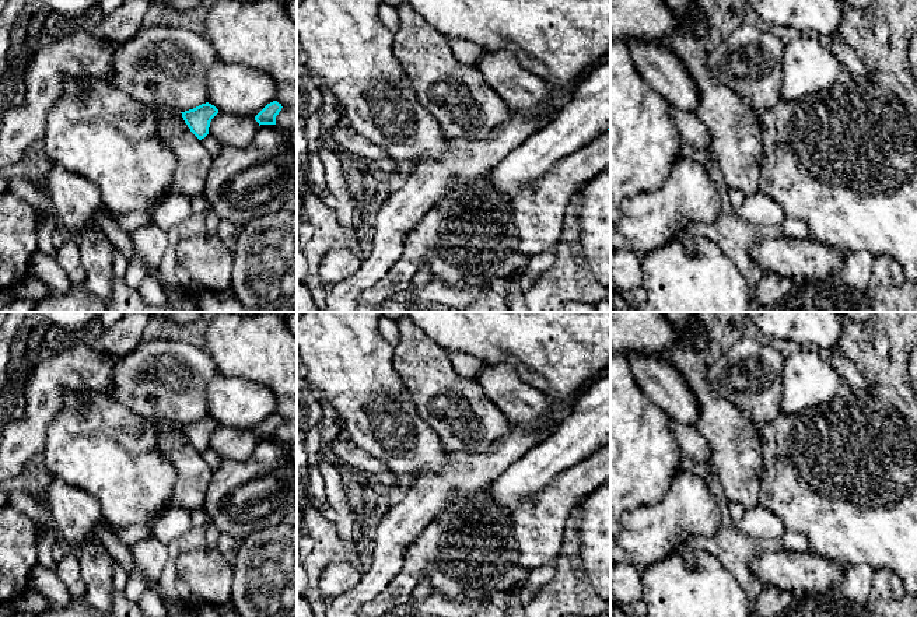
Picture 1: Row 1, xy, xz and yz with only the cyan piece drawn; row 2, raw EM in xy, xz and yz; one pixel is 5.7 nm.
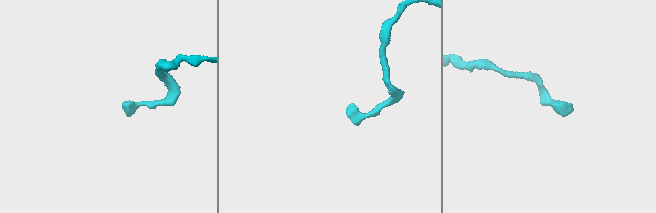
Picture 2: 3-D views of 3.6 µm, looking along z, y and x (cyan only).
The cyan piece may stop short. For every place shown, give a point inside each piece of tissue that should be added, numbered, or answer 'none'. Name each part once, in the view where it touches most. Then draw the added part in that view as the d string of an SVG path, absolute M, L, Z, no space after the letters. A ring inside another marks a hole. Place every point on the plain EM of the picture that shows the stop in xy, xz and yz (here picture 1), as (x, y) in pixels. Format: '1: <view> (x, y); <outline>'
none

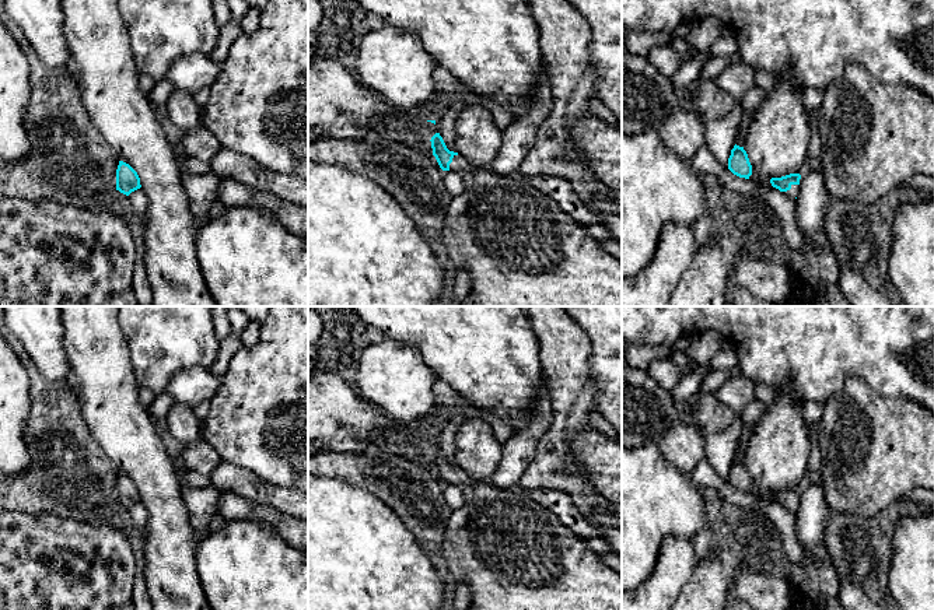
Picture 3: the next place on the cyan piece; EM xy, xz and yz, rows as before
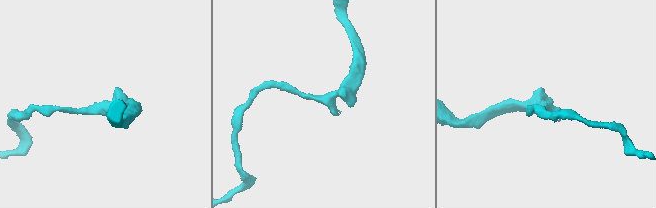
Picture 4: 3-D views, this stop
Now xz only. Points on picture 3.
1: xz (514, 554); M454 469L449 484L462 490L465 504L447 520L441 554L456 585L471 588L469 610L622 610L622 575L604 564L555 512L538 504L531 491L496 488L461 469Z

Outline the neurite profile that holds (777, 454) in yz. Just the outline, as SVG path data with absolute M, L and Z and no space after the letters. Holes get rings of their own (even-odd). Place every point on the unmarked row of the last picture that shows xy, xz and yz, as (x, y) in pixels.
M791 378L776 386L780 392L777 402L767 404L759 423L753 427L748 448L744 452L744 463L752 478L749 492L758 498L772 499L772 491L790 487L802 488L804 477L808 474L811 453L811 437L807 420L798 410L801 397L790 388Z

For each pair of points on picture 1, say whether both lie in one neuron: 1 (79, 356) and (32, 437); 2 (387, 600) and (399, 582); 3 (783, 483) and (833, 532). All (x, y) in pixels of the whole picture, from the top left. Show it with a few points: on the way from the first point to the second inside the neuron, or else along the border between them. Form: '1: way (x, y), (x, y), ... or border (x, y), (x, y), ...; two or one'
1: way (59, 375), (42, 392), (32, 417); one
2: way (391, 596), (399, 586); one
3: way (795, 494), (821, 519); one

